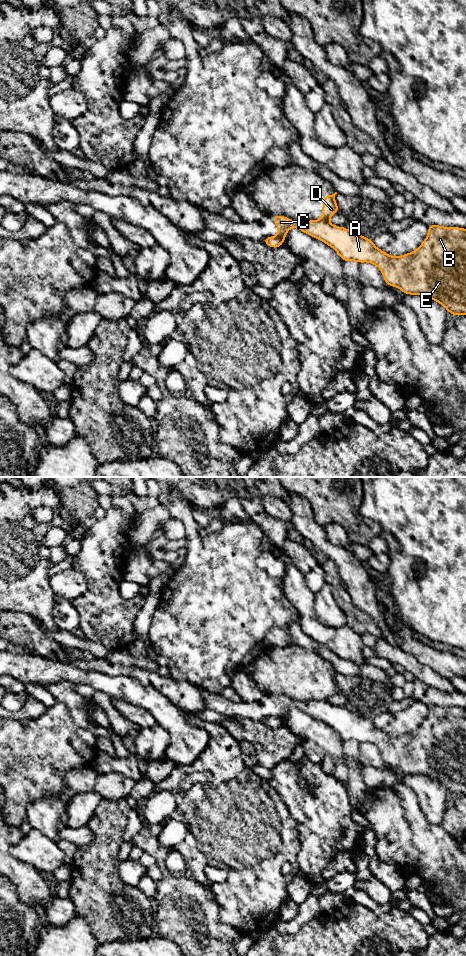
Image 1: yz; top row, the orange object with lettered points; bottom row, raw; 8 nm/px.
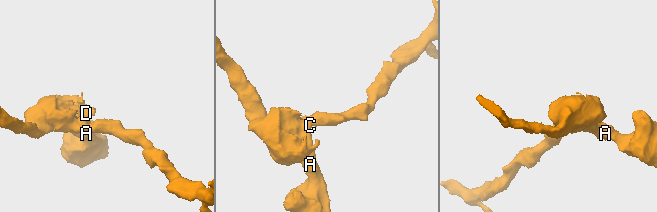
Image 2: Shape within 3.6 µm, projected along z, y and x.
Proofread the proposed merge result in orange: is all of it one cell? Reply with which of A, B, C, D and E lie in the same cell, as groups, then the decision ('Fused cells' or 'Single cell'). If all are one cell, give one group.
Groups: A B C E / D. Fused cells

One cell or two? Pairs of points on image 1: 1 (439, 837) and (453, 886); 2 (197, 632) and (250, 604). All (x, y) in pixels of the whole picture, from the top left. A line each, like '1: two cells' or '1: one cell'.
1: one cell
2: one cell

